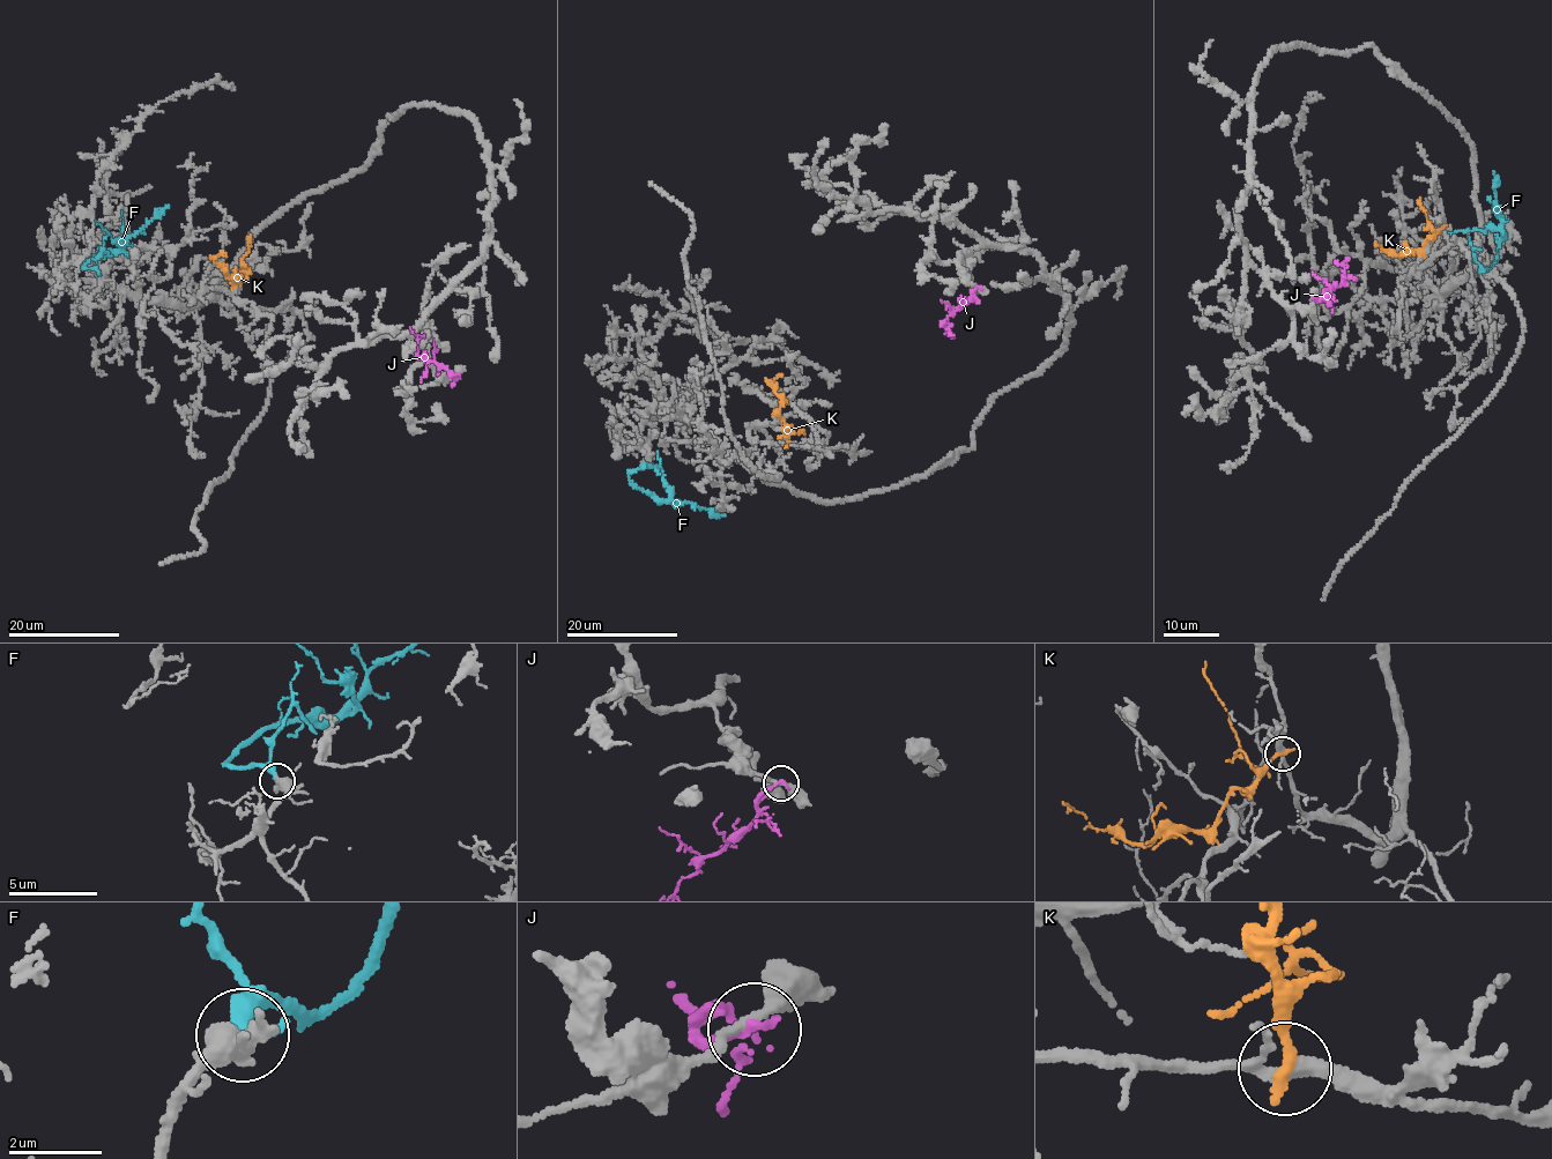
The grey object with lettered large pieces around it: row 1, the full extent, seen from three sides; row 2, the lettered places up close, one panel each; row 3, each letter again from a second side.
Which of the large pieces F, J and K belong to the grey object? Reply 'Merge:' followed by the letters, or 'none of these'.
Merge: F

